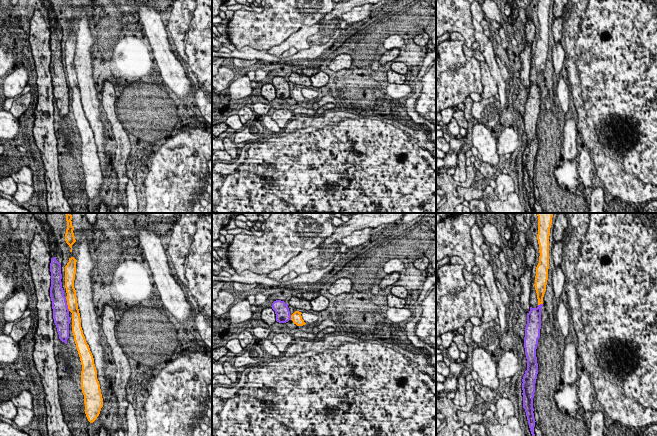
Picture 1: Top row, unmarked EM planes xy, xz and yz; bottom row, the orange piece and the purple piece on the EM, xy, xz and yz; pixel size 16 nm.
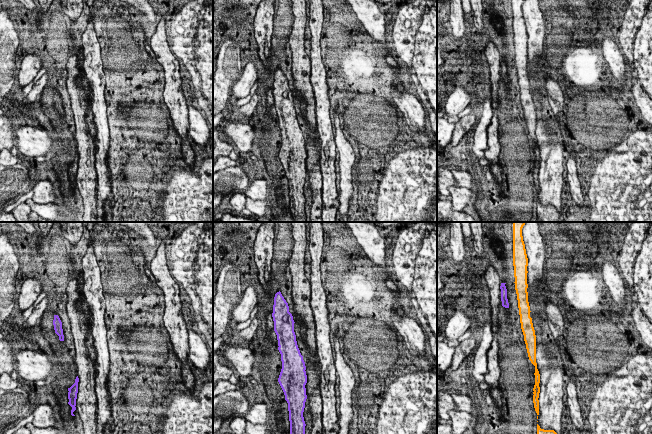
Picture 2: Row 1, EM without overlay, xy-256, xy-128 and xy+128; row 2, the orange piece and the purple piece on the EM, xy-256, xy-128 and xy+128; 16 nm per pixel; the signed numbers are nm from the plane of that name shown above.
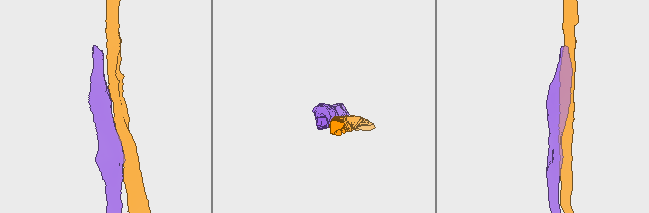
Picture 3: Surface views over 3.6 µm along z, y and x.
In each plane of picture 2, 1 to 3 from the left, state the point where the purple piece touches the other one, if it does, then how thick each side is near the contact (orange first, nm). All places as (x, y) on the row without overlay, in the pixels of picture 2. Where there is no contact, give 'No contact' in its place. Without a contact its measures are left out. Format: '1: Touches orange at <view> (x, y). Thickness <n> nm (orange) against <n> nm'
1: No contact
2: No contact
3: No contact

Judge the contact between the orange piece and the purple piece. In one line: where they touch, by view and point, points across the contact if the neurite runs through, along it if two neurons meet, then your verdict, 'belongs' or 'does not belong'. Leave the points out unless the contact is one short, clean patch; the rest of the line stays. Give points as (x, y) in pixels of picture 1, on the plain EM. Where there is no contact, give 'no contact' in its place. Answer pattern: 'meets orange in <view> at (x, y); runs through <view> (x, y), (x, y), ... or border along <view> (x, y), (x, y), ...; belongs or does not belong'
meets orange in xy at (68, 82); border along xy (66, 78), (69, 86); does not belong

